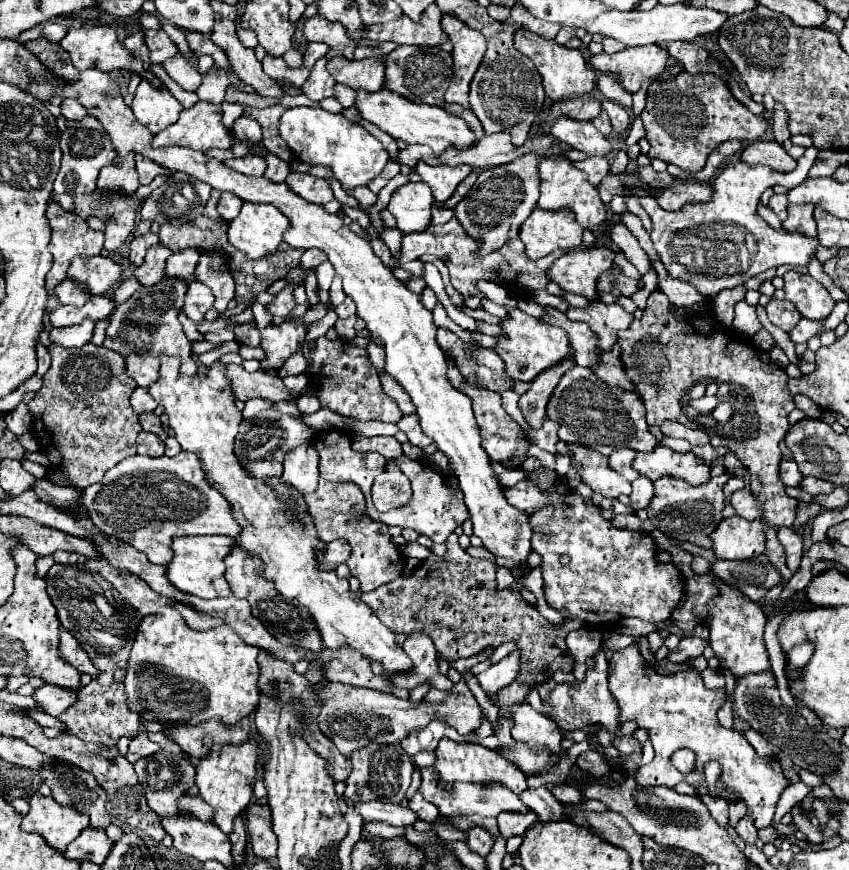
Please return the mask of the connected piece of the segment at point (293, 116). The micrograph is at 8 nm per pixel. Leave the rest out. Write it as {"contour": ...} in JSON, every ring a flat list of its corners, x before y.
{"contour":[[294,107,280,119,280,137,288,143,292,153,310,165,326,165,344,189,368,185,388,163,388,151,362,125,348,121,344,115,334,115,322,107]]}

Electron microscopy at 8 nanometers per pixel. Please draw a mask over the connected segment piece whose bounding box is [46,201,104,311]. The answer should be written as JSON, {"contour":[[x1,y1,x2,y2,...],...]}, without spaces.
{"contour":[[50,203,48,211,48,221,50,221,50,227,52,227,52,241,50,241,50,253,54,255,54,265,52,269,48,271,48,277,46,277,46,289,50,291,50,307,48,311,52,311,54,307,58,307,60,303,54,303,54,283,60,283,66,279,66,271,68,271,68,265,70,265,70,259,74,255,98,255,100,249,102,249,102,243,104,243,104,233,102,231,92,231,88,227,88,223,80,217,76,217,74,213,68,213,64,211,58,203]]}

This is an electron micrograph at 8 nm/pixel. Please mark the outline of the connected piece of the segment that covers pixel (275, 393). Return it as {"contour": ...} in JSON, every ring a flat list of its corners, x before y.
{"contour":[[228,365,226,377,232,381,232,391,236,399,242,403,246,403,252,397,262,397,272,403,296,399,296,395,286,389,278,375,268,375,264,371,248,373,242,369,242,365]]}

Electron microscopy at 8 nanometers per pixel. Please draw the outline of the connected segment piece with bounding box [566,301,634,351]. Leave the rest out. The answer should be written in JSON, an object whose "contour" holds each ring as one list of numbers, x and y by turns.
{"contour":[[592,301,586,309,574,309,570,307,566,311,570,321,584,321,590,325,590,329,598,335,602,343,602,351,610,351,614,343,618,341,618,331,624,331,634,321,634,315,626,313,618,303,602,303]]}

